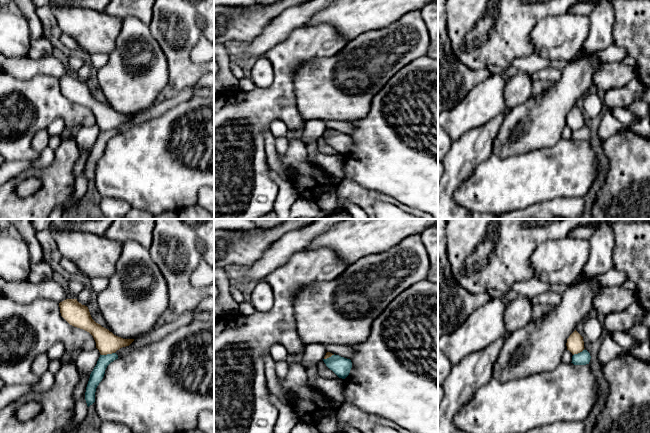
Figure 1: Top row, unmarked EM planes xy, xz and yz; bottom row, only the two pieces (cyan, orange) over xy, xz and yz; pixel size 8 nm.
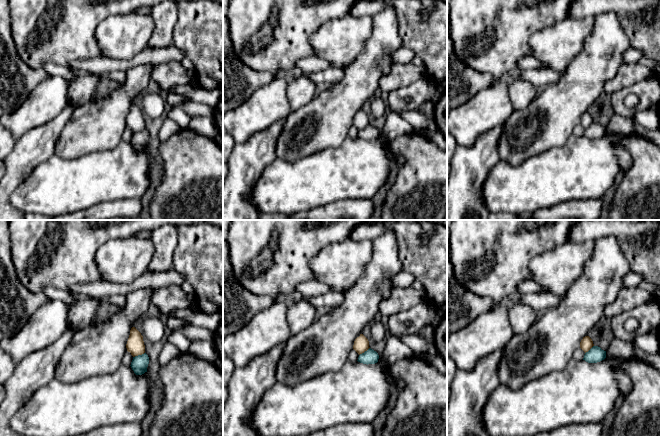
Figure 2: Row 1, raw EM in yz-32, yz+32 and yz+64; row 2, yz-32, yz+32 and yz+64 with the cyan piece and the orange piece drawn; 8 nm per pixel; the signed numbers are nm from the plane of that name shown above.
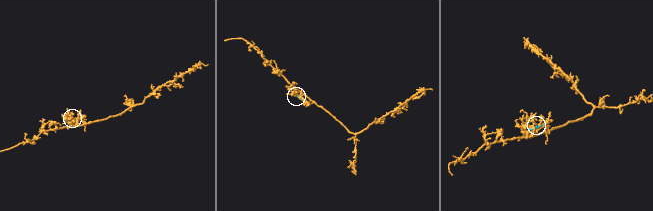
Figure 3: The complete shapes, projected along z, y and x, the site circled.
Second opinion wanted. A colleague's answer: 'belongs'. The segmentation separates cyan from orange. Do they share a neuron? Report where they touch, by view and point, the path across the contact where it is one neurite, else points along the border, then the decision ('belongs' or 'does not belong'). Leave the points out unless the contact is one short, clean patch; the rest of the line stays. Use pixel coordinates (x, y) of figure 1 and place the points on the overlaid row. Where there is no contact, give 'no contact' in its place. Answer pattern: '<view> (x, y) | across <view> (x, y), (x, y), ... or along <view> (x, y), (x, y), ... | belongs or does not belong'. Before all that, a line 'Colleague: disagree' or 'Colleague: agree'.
Colleague: disagree
xy (107, 354) | along xy (114, 352), (101, 355) | does not belong

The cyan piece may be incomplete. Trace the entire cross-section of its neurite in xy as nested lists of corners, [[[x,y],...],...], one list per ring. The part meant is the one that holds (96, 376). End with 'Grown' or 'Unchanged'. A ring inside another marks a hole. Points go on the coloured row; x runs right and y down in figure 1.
[[[116,353],[100,355],[96,366],[90,374],[86,387],[85,400],[88,407],[95,402],[96,388],[102,381],[107,366],[116,359],[118,359],[118,355]]]. Unchanged

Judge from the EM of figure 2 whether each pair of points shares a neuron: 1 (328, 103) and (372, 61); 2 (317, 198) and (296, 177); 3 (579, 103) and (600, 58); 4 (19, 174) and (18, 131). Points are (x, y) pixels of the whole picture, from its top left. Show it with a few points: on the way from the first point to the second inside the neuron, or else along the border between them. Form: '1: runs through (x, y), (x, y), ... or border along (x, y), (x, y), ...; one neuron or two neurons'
1: runs through (339, 94), (361, 72); one neuron
2: runs through (312, 193), (301, 182); one neuron
3: runs through (579, 92), (579, 87), (591, 69); one neuron
4: border along (38, 126), (25, 132), (16, 141); two neurons

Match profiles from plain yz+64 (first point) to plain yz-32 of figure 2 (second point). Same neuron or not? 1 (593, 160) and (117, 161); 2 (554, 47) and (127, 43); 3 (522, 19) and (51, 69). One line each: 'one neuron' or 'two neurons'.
1: one neuron
2: one neuron
3: two neurons

